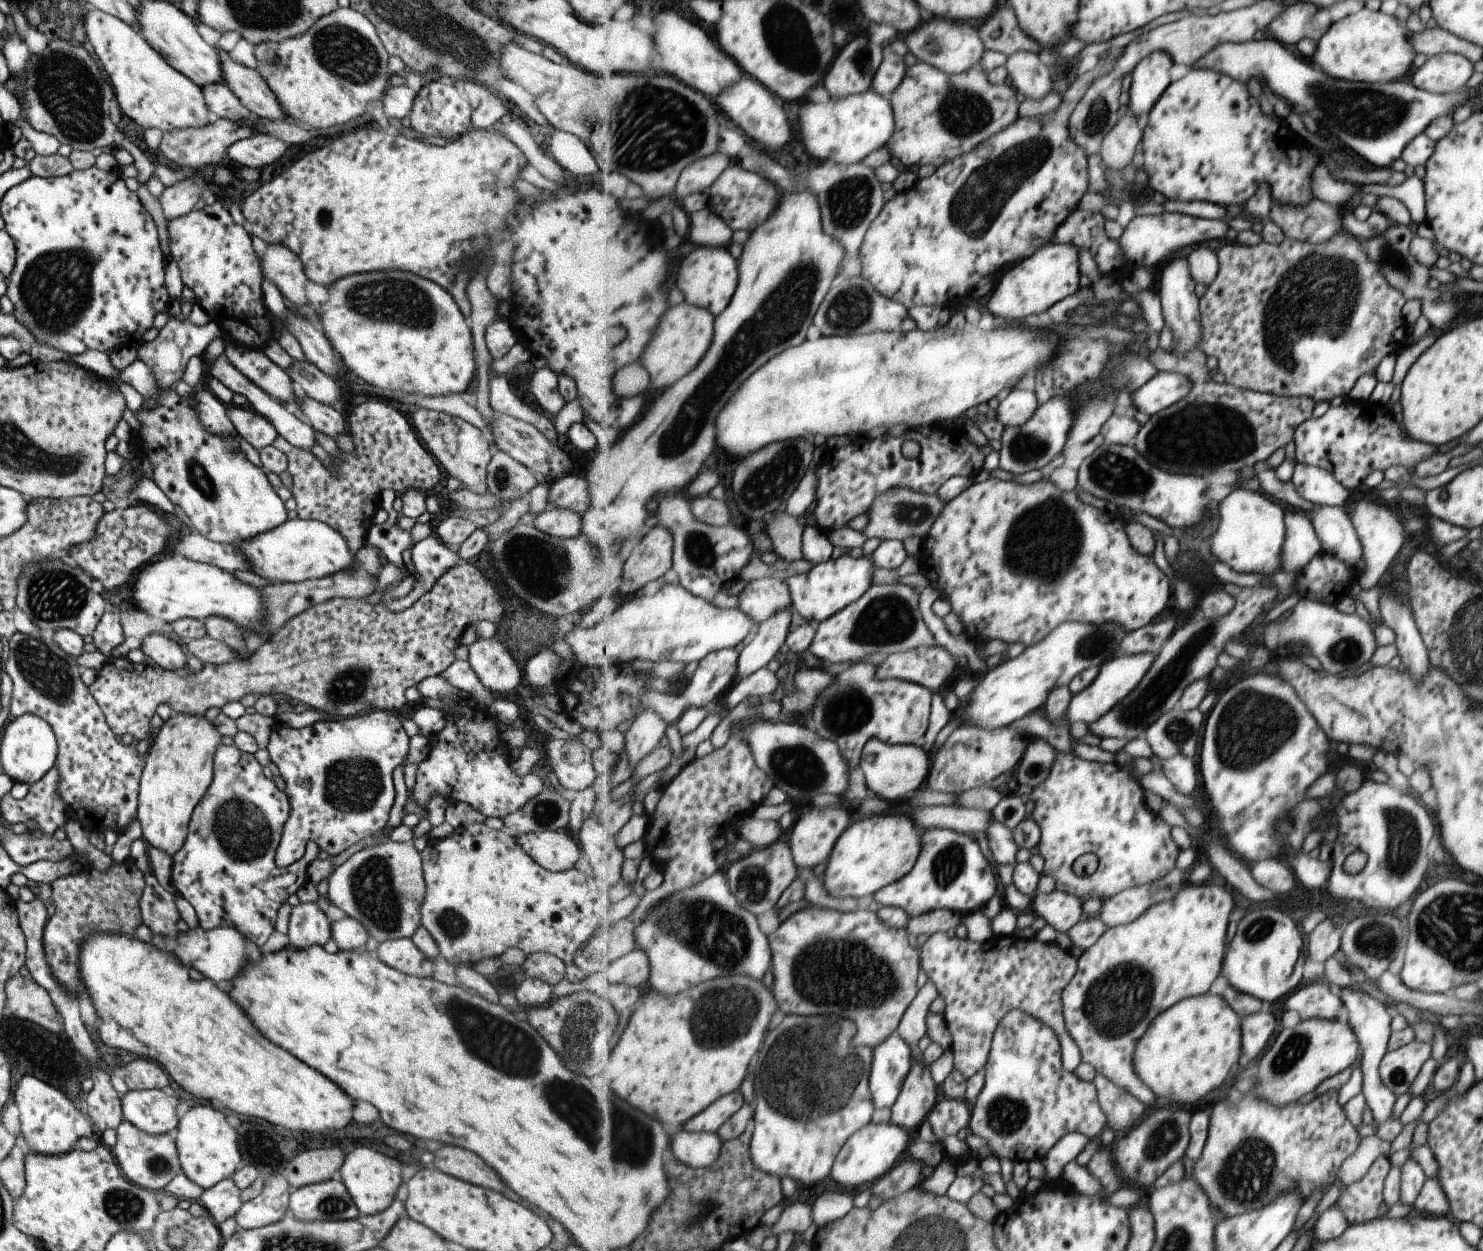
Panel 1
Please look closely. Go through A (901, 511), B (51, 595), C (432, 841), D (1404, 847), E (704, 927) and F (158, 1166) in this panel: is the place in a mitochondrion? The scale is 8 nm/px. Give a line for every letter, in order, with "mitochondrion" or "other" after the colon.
A: mitochondrion
B: mitochondrion
C: other
D: mitochondrion
E: mitochondrion
F: mitochondrion

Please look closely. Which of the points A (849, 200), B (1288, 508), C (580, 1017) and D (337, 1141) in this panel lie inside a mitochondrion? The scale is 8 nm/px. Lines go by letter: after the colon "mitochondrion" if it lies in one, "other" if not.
A: mitochondrion
B: other
C: mitochondrion
D: other

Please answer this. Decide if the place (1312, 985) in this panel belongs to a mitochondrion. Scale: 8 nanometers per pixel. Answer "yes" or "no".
no

